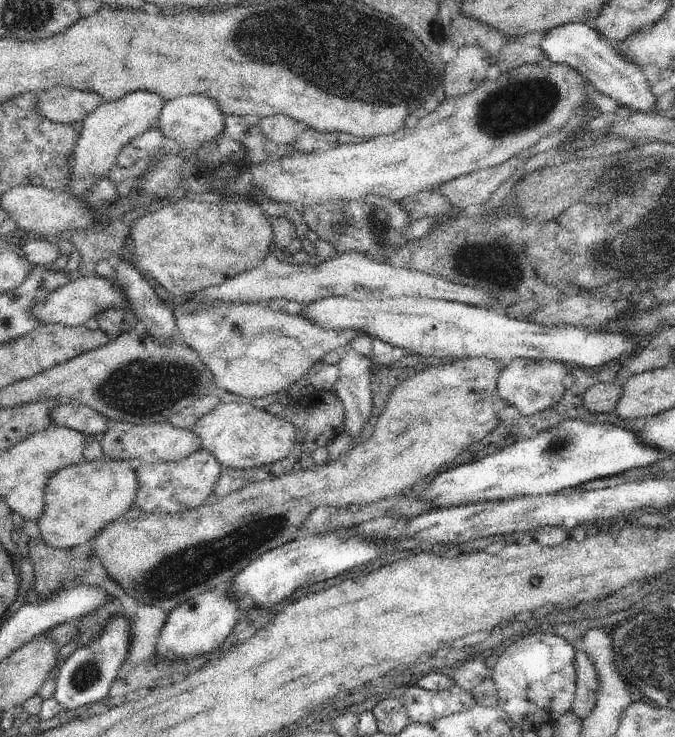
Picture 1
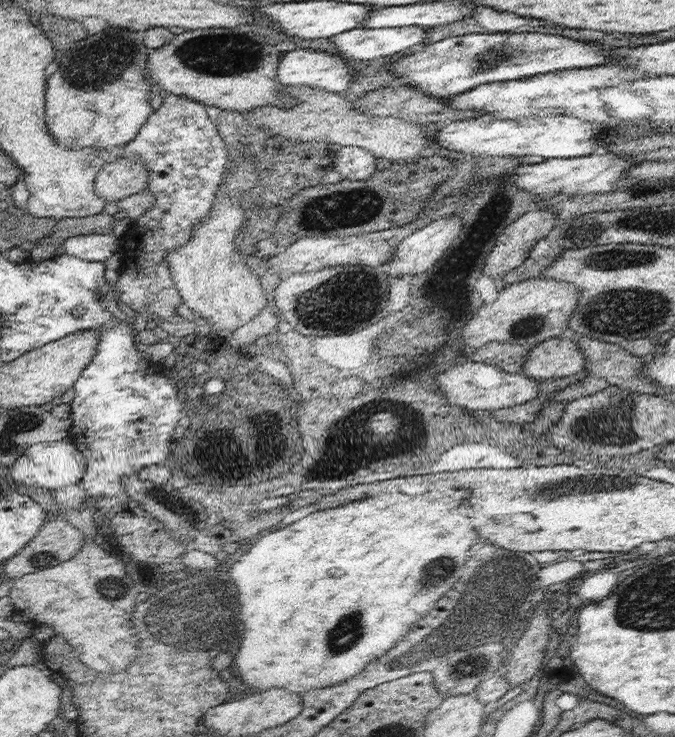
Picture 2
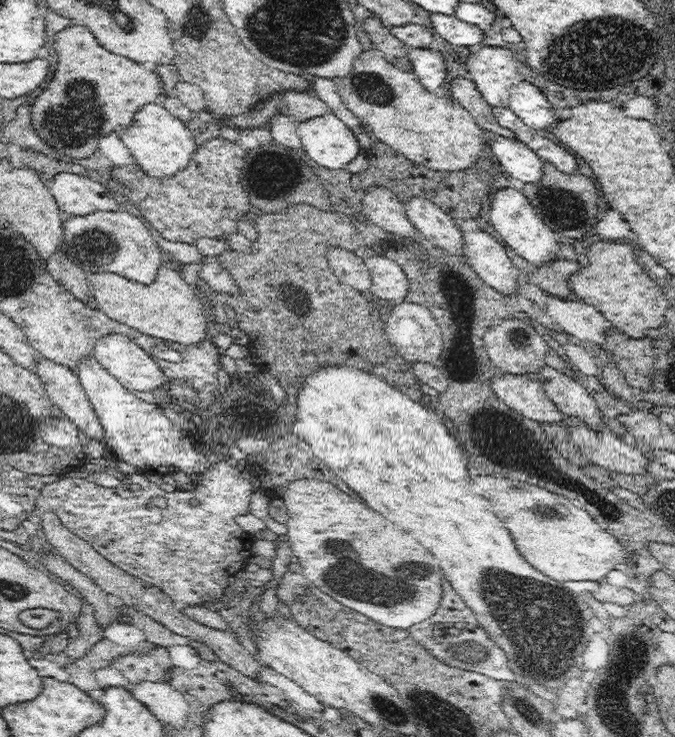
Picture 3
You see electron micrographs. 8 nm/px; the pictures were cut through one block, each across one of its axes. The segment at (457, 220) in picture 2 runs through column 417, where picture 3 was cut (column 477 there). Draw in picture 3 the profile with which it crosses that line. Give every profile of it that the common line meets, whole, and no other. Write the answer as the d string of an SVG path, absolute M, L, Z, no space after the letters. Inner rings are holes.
M458 222L458 228L462 230L462 242L464 242L464 258L470 264L470 268L490 286L492 290L498 290L500 294L512 296L516 294L516 270L512 260L508 258L508 250L496 242L496 238L478 228L478 230L466 230L462 222Z

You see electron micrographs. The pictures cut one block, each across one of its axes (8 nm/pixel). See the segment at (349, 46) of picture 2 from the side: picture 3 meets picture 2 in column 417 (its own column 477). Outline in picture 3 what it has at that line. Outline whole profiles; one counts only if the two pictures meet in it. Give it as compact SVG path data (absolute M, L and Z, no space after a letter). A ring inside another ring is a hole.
M430 14L430 22L432 22L434 32L450 44L472 46L472 44L480 44L484 40L484 30L460 20L458 16Z

